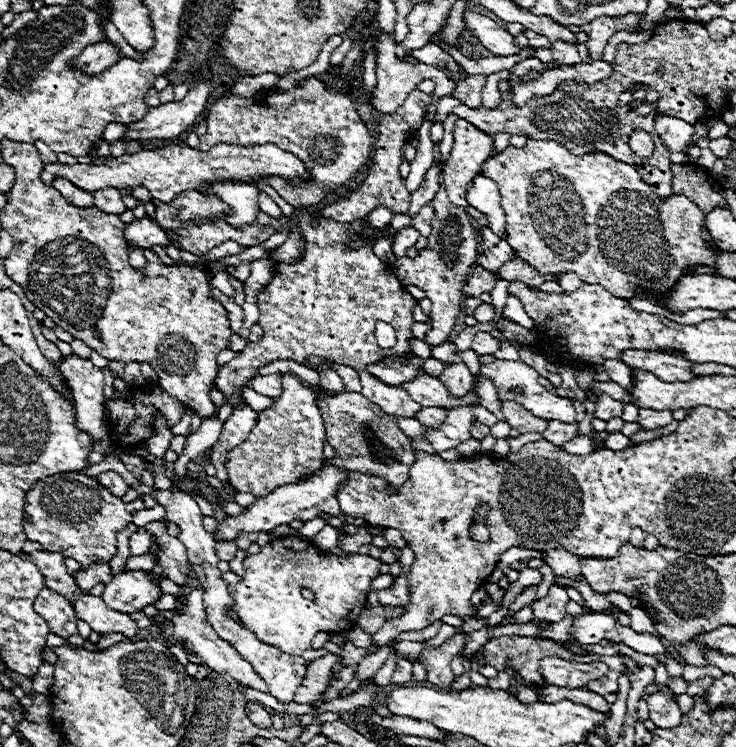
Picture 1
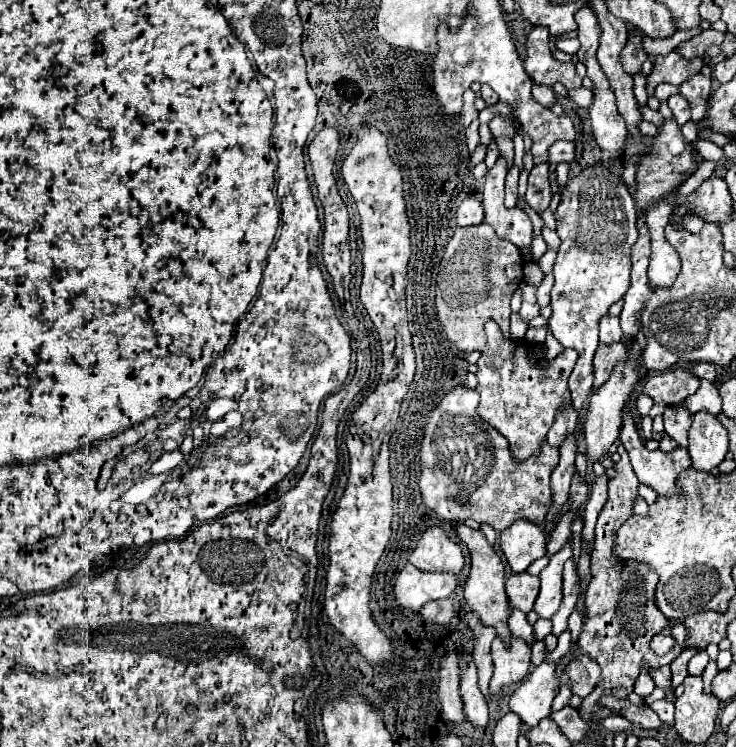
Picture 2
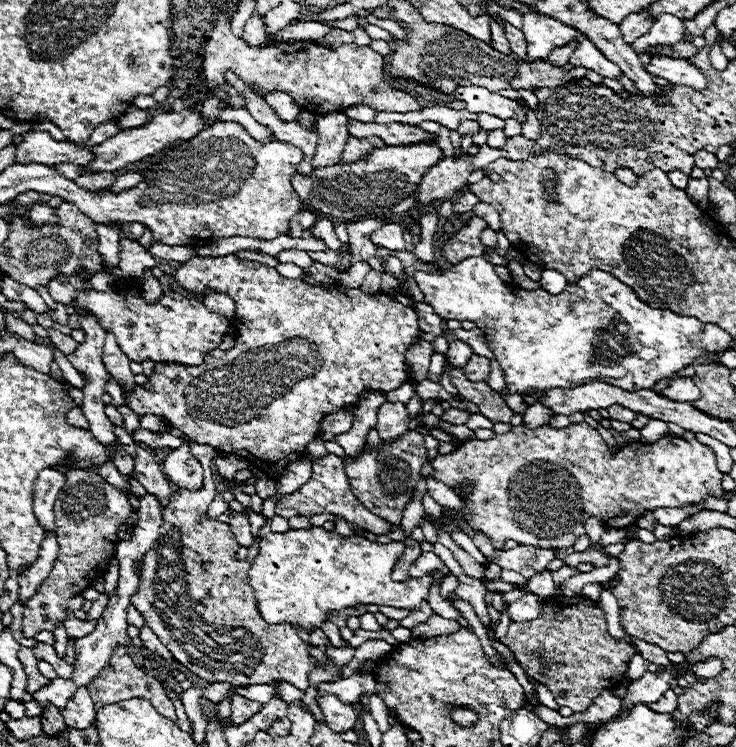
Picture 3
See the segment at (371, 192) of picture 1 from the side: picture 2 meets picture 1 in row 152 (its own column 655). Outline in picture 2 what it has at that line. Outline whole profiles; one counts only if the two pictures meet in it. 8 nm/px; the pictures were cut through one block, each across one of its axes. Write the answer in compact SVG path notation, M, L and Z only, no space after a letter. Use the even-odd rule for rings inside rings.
M674 368L660 374L654 374L644 384L644 394L650 396L654 402L664 402L668 406L680 404L690 394L694 394L700 386L700 380L686 370Z

